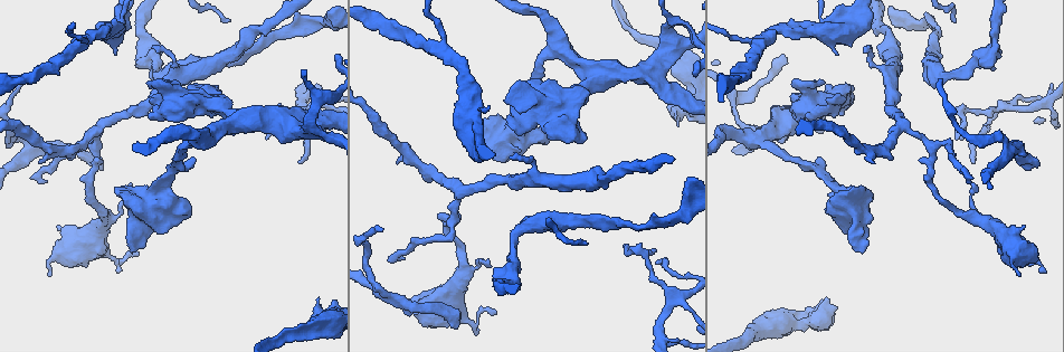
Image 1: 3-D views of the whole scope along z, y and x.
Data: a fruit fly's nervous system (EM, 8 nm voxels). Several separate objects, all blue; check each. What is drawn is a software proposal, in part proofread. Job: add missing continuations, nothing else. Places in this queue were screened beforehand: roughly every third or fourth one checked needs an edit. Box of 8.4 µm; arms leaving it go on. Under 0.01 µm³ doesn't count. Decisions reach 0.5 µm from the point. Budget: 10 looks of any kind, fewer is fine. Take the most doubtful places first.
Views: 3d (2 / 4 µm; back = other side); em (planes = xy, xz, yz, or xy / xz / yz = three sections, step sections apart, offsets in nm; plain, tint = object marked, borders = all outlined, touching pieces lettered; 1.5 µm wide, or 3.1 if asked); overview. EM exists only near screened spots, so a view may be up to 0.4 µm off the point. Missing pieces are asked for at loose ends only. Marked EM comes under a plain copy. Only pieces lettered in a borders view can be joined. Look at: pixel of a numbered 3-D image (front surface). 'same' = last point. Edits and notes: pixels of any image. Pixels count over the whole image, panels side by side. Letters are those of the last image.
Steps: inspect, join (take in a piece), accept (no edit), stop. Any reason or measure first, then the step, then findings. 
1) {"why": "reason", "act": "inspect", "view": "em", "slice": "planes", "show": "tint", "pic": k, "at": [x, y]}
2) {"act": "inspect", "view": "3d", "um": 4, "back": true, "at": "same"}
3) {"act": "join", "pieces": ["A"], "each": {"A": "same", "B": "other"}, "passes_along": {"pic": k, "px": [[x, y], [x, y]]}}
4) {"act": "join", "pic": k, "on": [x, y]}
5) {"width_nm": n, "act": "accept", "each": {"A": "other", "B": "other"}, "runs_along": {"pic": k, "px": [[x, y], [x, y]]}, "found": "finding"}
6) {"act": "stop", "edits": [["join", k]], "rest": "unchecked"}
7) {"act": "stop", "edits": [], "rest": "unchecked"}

{"why": "an open end", "act": "inspect", "view": "em", "slice": "planes", "show": "tint", "pic": 1, "at": [457, 326]}

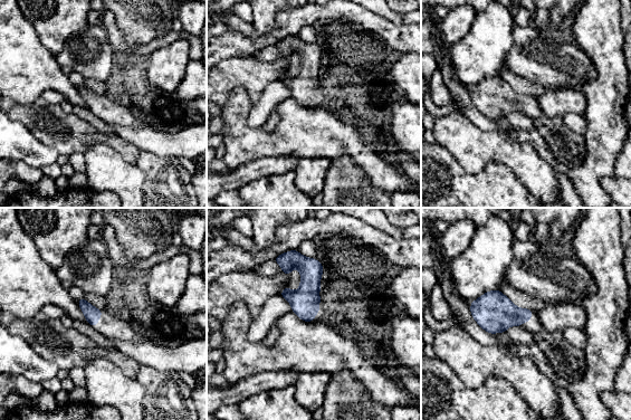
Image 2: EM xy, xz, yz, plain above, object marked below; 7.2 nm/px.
{"why": "see the neighbours", "act": "inspect", "view": "em", "slice": "planes", "show": "borders", "at": "same"}

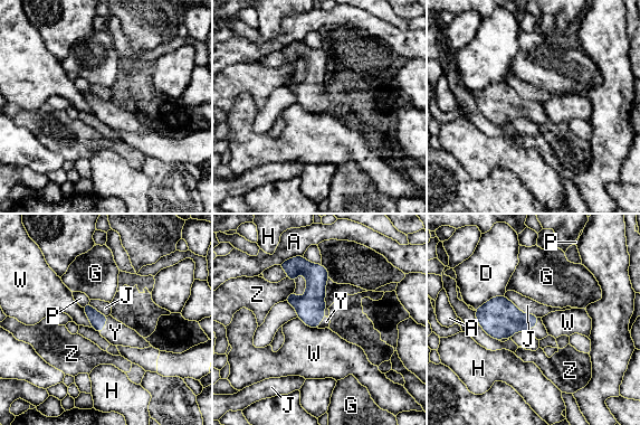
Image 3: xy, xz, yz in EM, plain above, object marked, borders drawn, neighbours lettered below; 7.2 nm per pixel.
{"width_nm": 110, "act": "join", "pieces": ["Y"], "each": {"A": "other", "D": "other", "G": "other", "H": "other", "J": "other", "P": "other", "W": "other", "Y": "same", "Z": "other"}, "passes_along": {"pic": 3, "px": [[502, 318], [535, 326], [540, 331]]}, "found": "the cell continues"}

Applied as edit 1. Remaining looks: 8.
{"why": "free end", "act": "inspect", "view": "3d", "um": 2, "pic": 1, "at": [132, 251]}

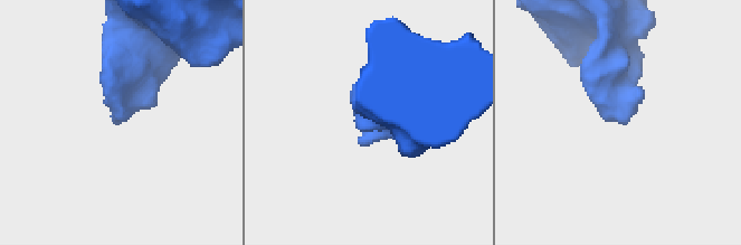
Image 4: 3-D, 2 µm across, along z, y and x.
{"why": "shape alone is not enough", "act": "inspect", "view": "em", "slice": "planes", "show": "tint", "pic": 4, "at": [114, 120]}

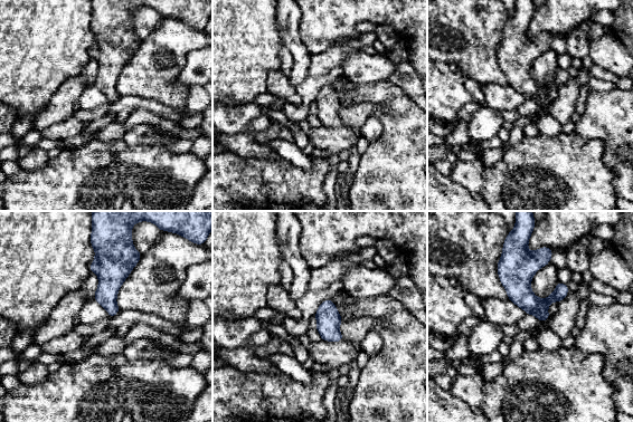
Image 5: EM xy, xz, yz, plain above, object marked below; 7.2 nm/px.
{"act": "inspect", "view": "em", "slice": "planes", "show": "borders", "at": "same"}

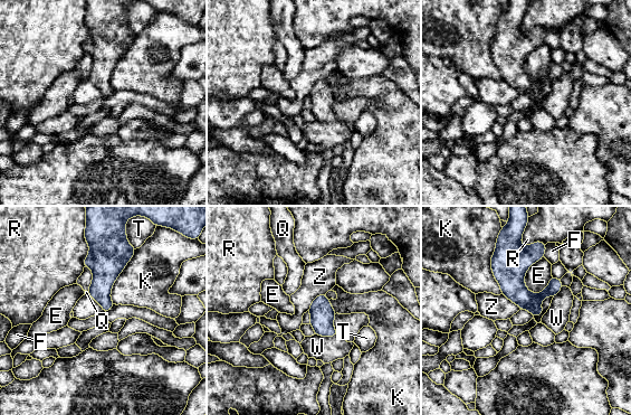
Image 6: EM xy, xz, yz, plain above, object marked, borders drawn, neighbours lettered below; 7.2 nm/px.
{"act": "accept", "each": {"E": "other", "F": "other", "K": "other", "Q": "other", "R": "other", "T": "other", "W": "other", "Z": "other"}, "border": {"pic": 6, "px": [[315, 333], [322, 337], [336, 336]]}, "found": "none of them fits"}

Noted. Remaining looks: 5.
{"why": "an open end", "act": "inspect", "view": "em", "slice": "planes", "show": "borders", "pic": 1, "at": [815, 161]}

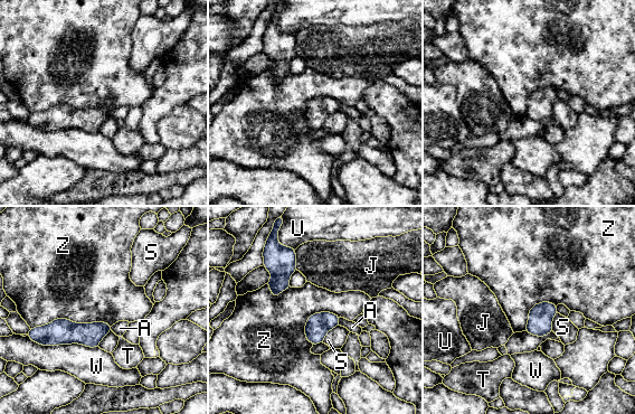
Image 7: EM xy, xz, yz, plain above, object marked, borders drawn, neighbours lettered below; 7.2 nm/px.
{"act": "accept", "each": {"A": "other", "J": "other", "S": "other", "T": "other", "U": "other", "W": "other", "Z": "other"}, "border": {"pic": 7, "px": [[111, 325], [54, 319], [30, 329]]}, "found": "no lettered piece goes on from it"}

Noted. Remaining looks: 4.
{"why": "branch stops here", "act": "inspect", "view": "em", "slice": "xz", "step": 8, "show": "borders", "pic": 1, "at": [138, 255]}

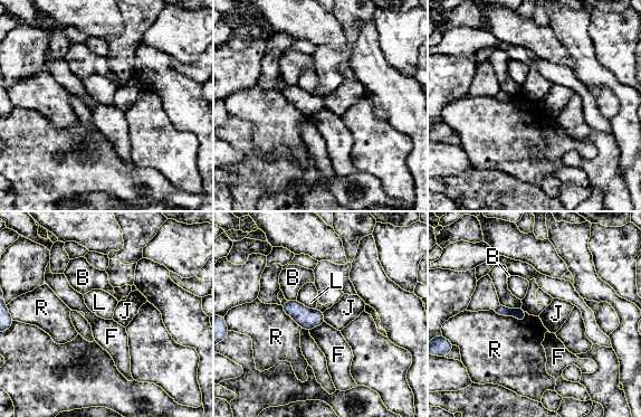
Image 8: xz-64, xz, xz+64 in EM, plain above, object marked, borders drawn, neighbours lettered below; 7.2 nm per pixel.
{"width_nm": 80, "act": "accept", "each": {"B": "other", "F": "other", "J": "other", "L": "other", "R": "other"}, "border": {"pic": 8, "px": [[323, 312], [325, 321]]}, "found": "no lettered piece goes on from it"}

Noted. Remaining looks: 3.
{"act": "stop", "edits": [["join", 3]], "rest": "unchecked"}

